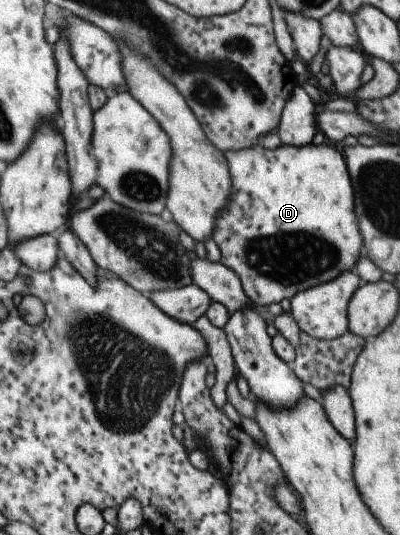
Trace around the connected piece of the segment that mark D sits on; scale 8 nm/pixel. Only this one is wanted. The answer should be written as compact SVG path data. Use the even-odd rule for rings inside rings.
M260 141L255 143L253 147L237 151L227 151L225 153L227 159L227 169L231 173L231 183L233 183L233 197L229 201L227 207L223 207L217 219L215 219L215 229L211 233L213 243L219 249L219 263L230 269L237 275L243 293L247 295L247 299L253 301L255 305L266 307L271 303L279 303L281 299L291 299L292 295L299 291L305 291L309 287L315 287L319 283L327 283L331 279L335 279L337 275L341 275L343 271L347 271L349 267L353 267L359 259L359 249L361 249L361 233L357 227L357 219L353 213L353 189L351 189L351 180L347 175L347 167L343 161L342 153L339 147L332 144L323 144L318 146L305 145L305 147L287 147L287 145L279 145L273 151L265 151Z

